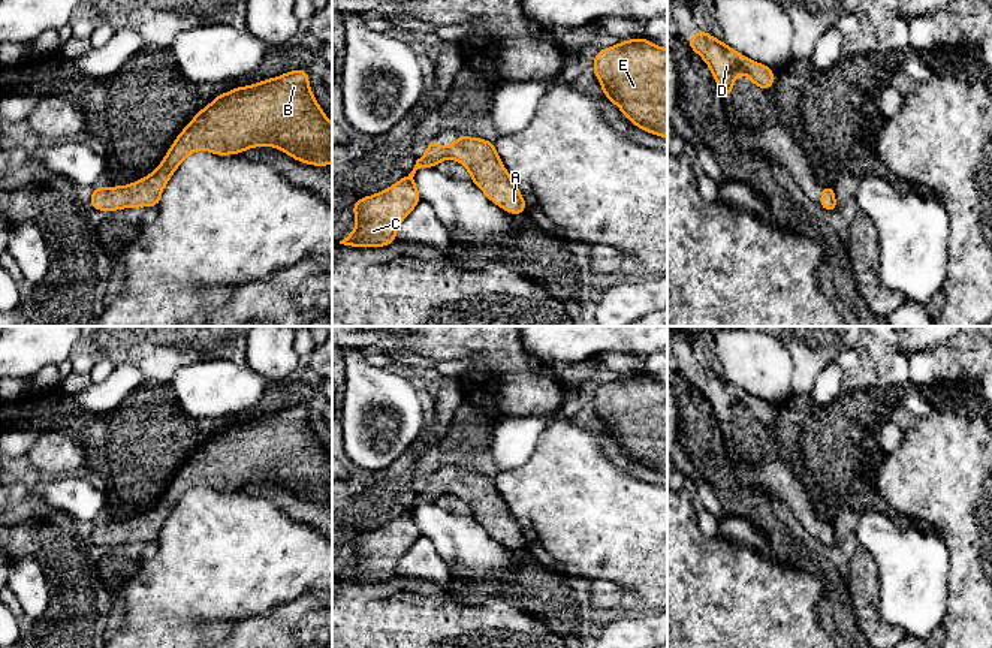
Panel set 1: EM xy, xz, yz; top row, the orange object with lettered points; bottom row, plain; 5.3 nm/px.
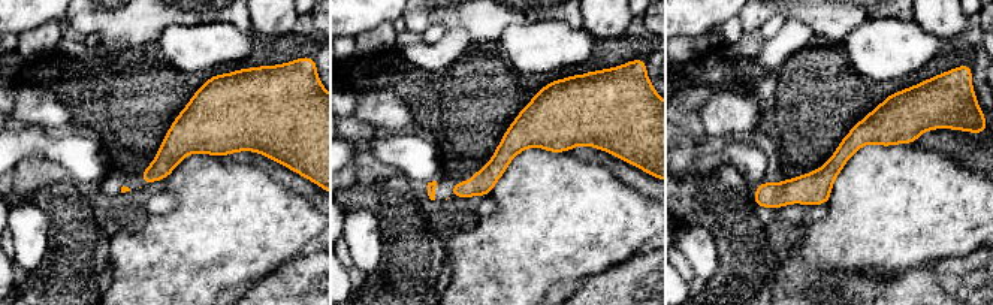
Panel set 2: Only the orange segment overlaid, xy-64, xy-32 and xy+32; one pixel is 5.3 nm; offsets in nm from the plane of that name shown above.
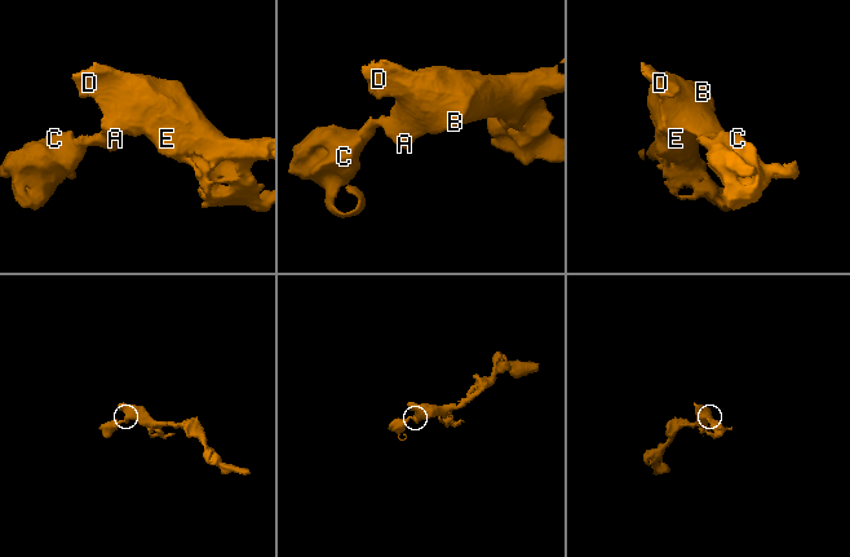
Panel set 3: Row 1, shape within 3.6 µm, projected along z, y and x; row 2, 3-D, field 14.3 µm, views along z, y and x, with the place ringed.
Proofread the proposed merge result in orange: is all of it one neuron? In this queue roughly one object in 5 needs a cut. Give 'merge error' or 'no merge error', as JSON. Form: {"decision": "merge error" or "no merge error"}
{"decision": "no merge error"}

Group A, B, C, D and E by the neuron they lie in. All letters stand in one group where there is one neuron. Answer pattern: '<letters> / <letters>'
A B C D E

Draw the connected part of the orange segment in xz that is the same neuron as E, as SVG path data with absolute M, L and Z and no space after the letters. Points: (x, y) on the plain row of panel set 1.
M645 373L622 376L600 385L591 403L603 421L601 430L643 467L667 474L667 383L660 383Z

